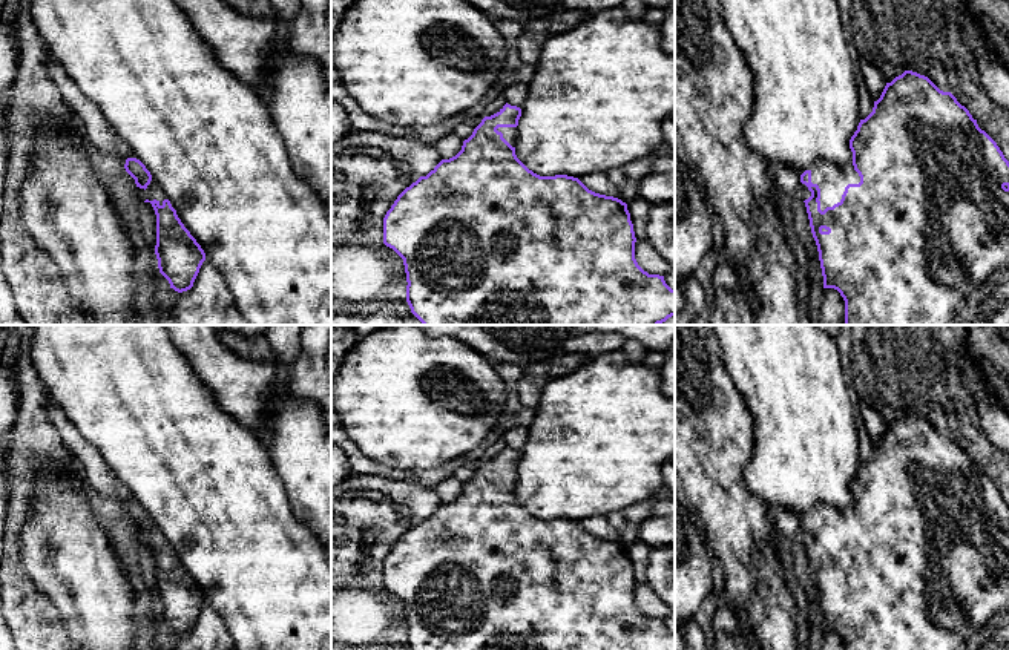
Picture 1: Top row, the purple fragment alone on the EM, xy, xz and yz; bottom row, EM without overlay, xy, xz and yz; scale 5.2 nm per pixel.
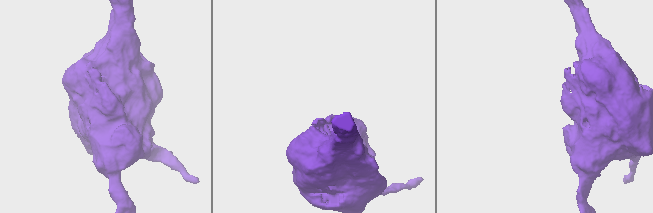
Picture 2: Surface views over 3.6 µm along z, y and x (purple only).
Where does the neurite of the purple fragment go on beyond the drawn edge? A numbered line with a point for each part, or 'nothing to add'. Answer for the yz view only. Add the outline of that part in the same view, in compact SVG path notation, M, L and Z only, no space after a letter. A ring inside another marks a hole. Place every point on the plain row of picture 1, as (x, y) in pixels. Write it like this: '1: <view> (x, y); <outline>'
1: yz (831, 523); M817 504L813 507L811 526L820 532L820 553L833 550L840 546L845 530L848 527L859 527L860 520L854 514L854 509L839 510L833 506Z

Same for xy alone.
1: xy (152, 535); M152 523L144 535L146 543L153 544L156 543L159 549L163 549L163 544L167 543L164 535L158 530L158 527Z

